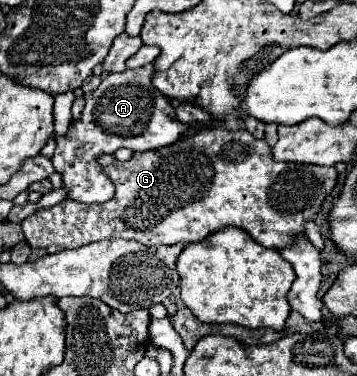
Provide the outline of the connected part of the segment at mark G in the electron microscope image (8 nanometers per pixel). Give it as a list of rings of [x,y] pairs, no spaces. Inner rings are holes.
[[[215,126],[215,128],[205,128],[193,136],[187,136],[171,146],[165,146],[165,148],[159,148],[159,150],[149,150],[149,152],[135,152],[129,160],[125,162],[119,162],[115,160],[113,164],[109,166],[103,166],[103,172],[109,176],[109,180],[113,182],[115,186],[115,194],[109,202],[103,202],[103,204],[83,204],[83,202],[75,202],[71,198],[63,200],[61,204],[53,206],[53,208],[41,208],[37,210],[35,214],[27,216],[23,222],[21,222],[21,228],[23,228],[23,234],[25,234],[25,240],[31,248],[45,248],[47,254],[55,254],[55,252],[61,252],[61,250],[71,250],[71,248],[79,248],[79,246],[85,246],[85,244],[91,244],[91,242],[97,242],[97,240],[113,240],[113,238],[123,238],[123,240],[137,240],[145,246],[157,246],[157,244],[177,244],[177,242],[183,242],[183,244],[191,244],[191,242],[201,242],[205,236],[225,228],[225,226],[235,226],[235,228],[243,228],[257,244],[265,246],[265,248],[285,248],[289,244],[293,244],[293,238],[295,234],[303,234],[303,226],[305,226],[305,220],[311,220],[319,210],[321,210],[321,202],[325,200],[327,194],[331,194],[331,190],[335,188],[335,182],[337,182],[337,170],[331,166],[331,168],[319,168],[319,166],[311,166],[311,164],[283,164],[283,162],[275,162],[271,160],[271,148],[267,146],[265,140],[255,140],[247,130],[237,130],[237,132],[229,132],[221,126]]]

